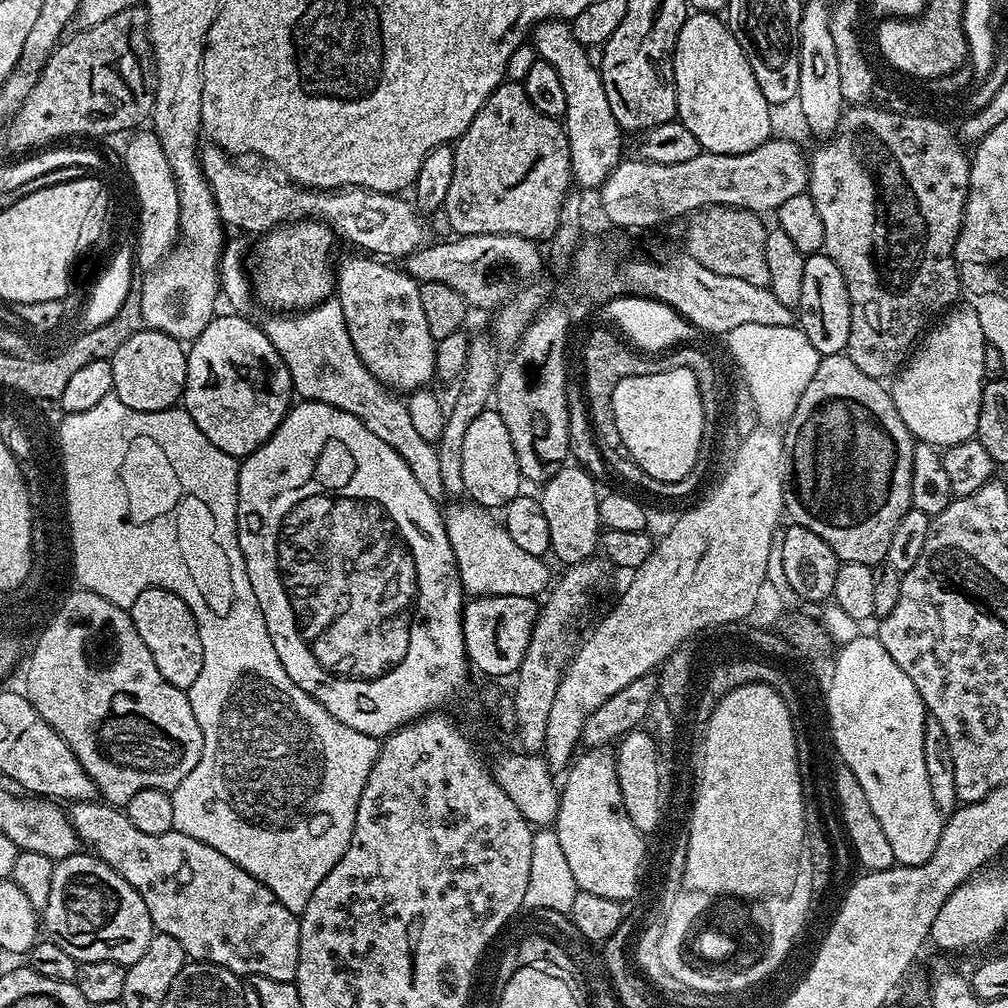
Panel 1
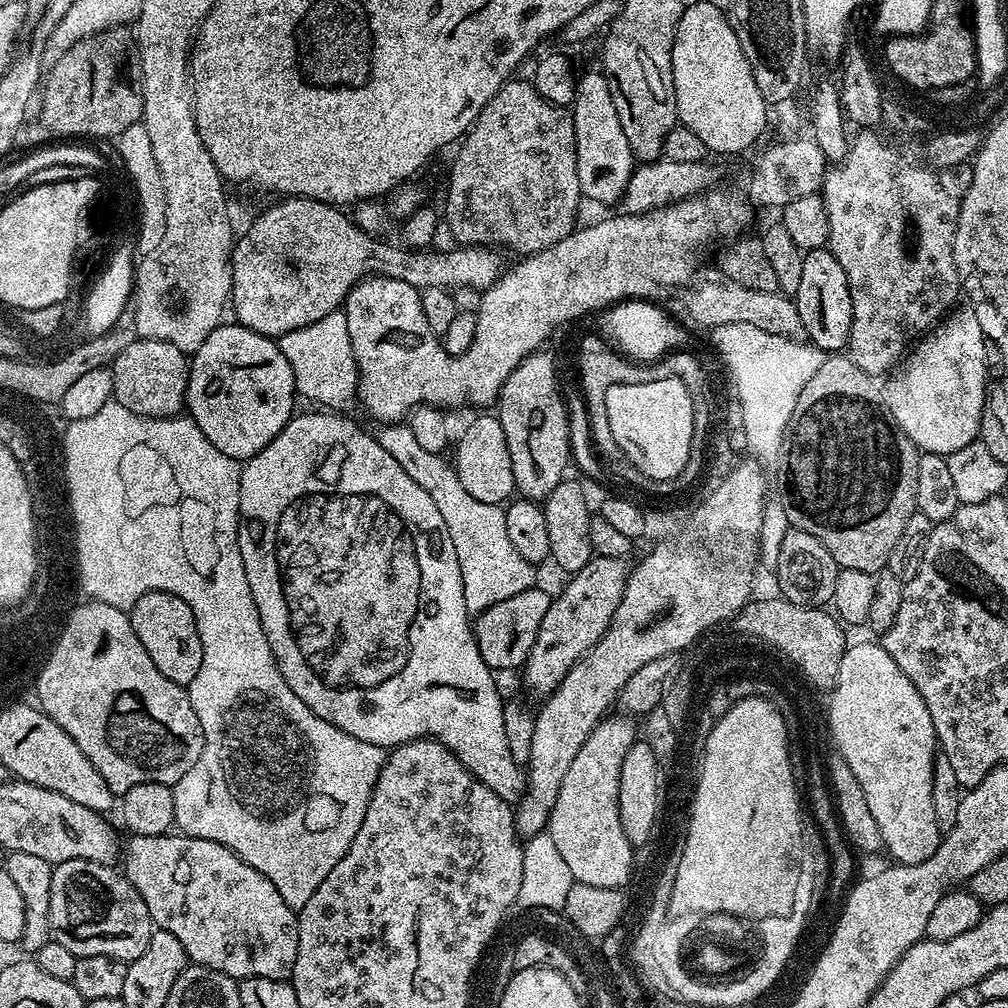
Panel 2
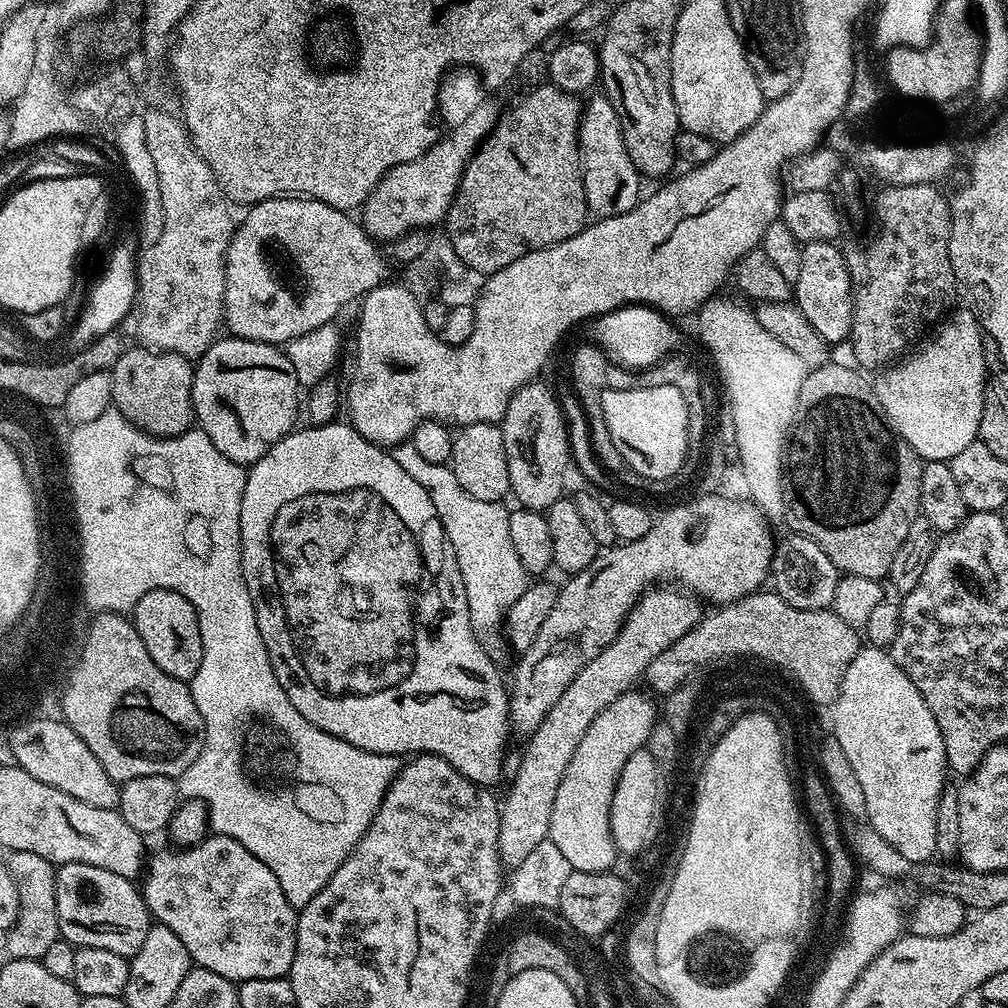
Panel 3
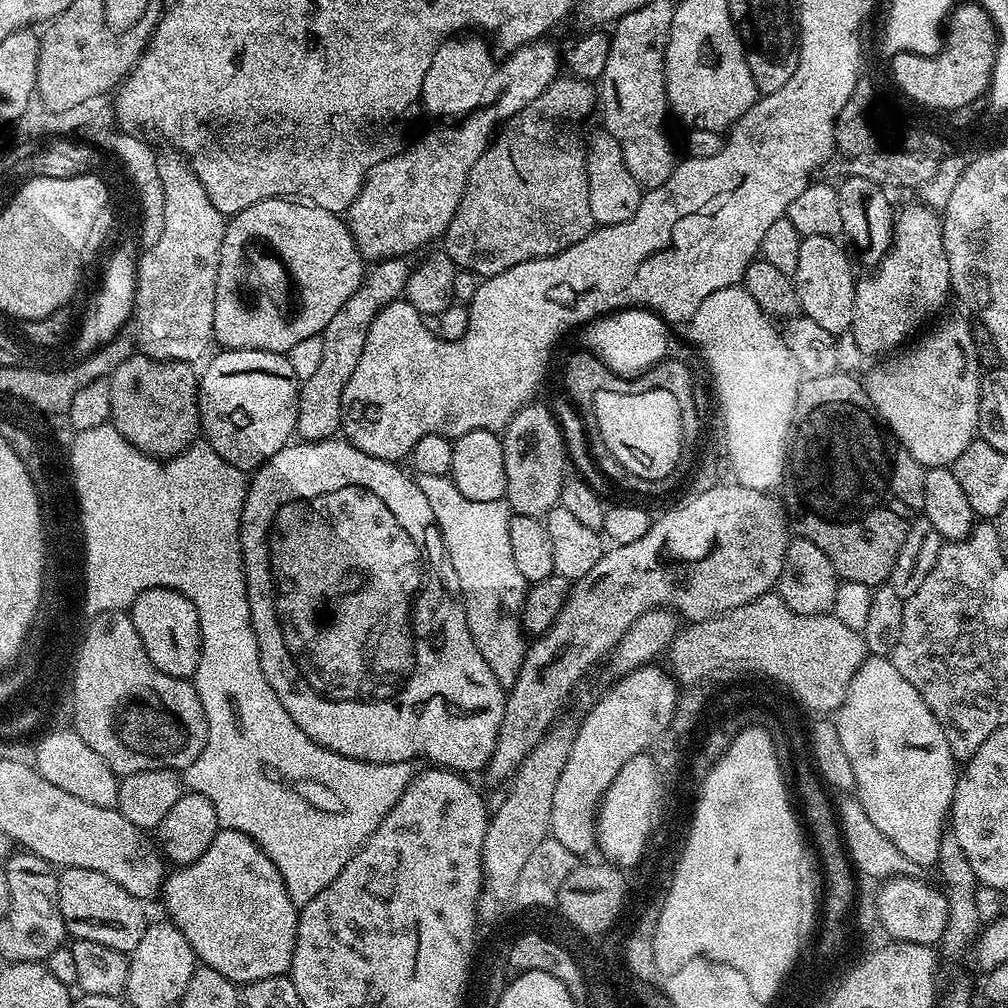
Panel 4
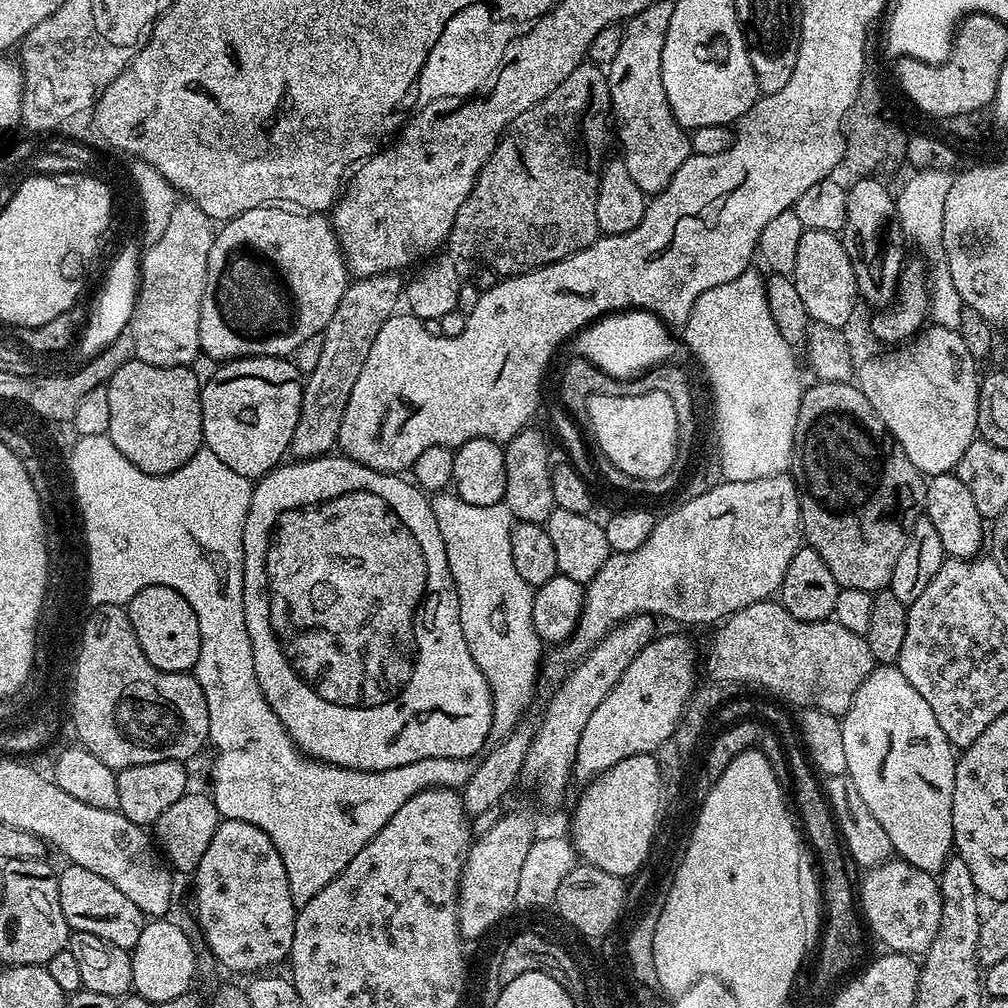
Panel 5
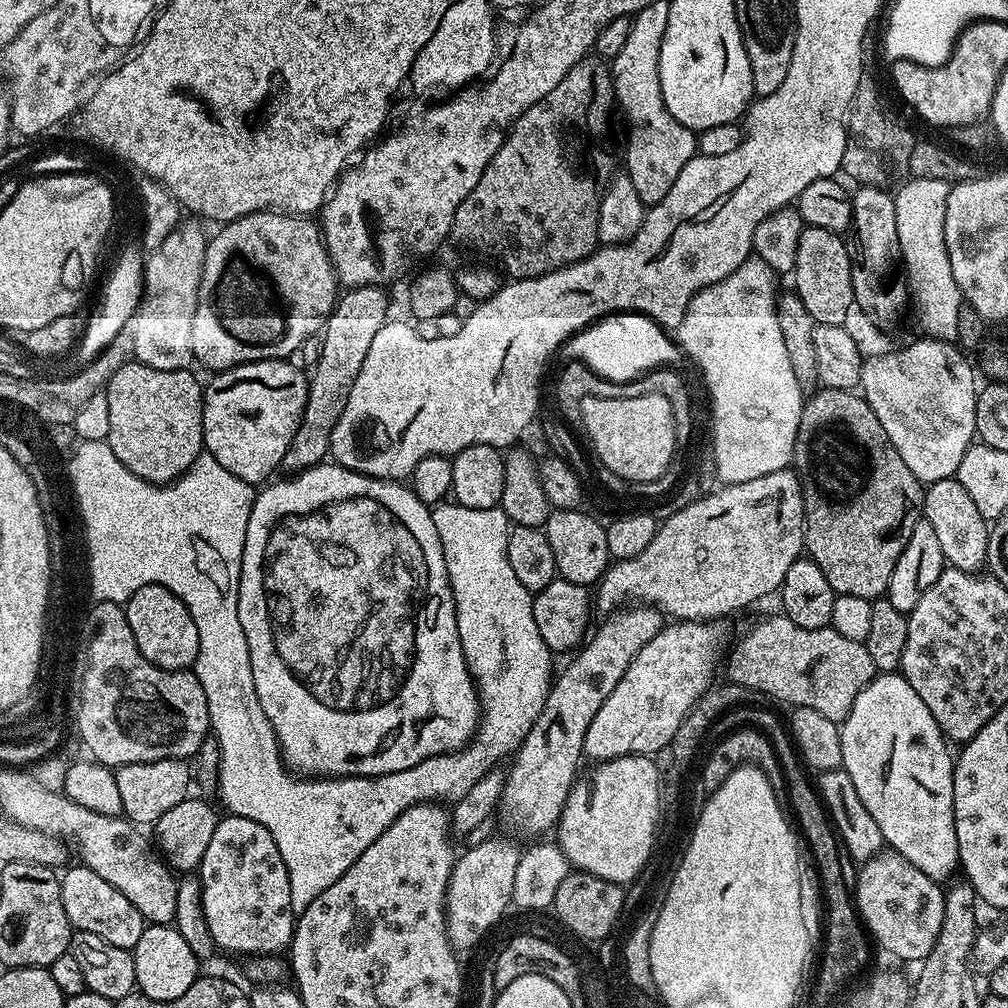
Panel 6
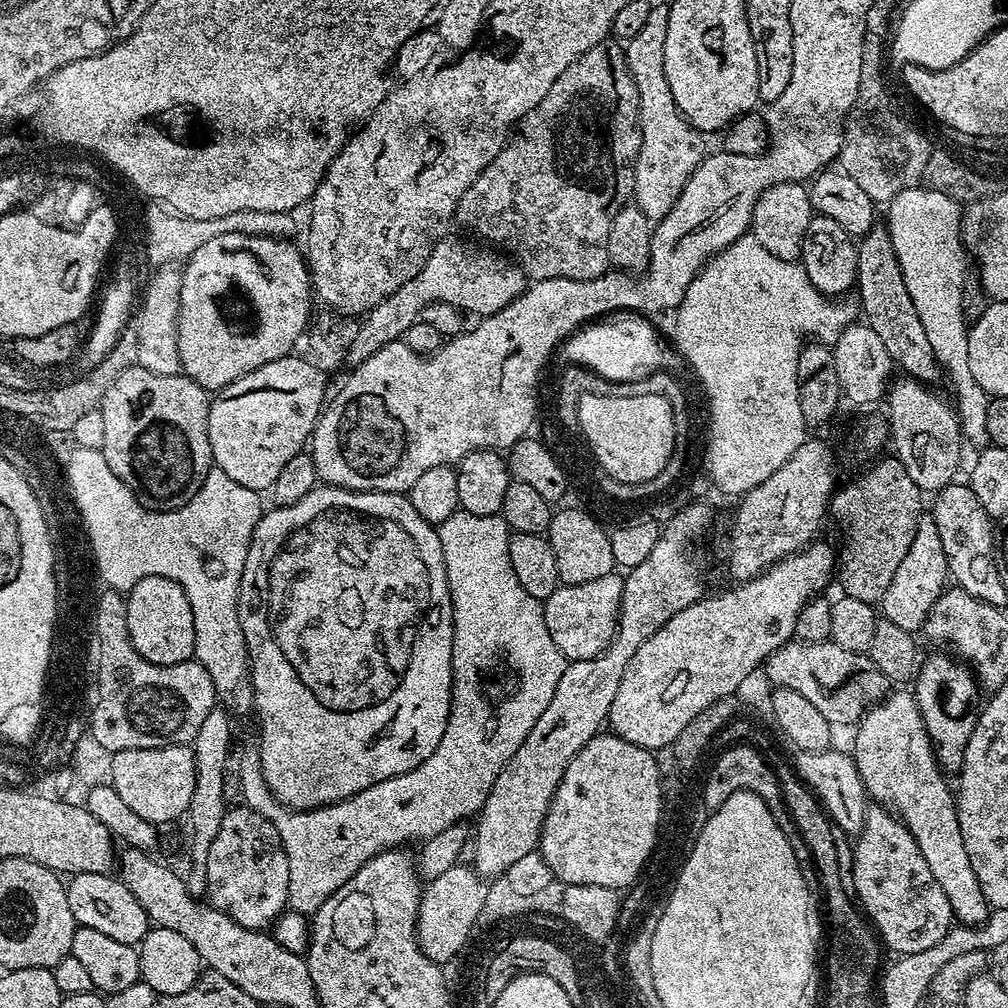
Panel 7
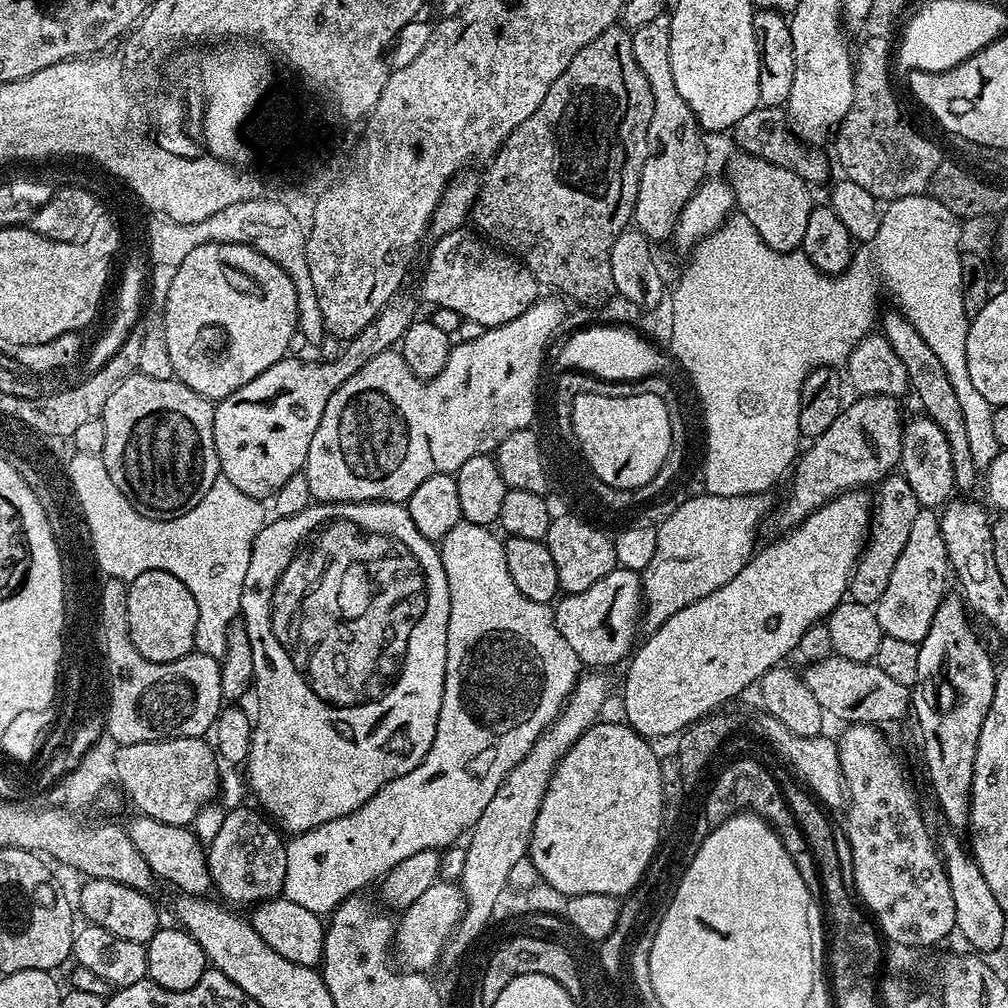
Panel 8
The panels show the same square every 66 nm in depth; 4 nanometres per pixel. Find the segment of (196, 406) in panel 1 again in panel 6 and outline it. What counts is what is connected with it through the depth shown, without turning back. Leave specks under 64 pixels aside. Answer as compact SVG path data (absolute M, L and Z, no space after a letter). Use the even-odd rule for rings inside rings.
M277 358L274 360L255 360L249 364L240 364L237 368L226 368L215 373L216 376L209 384L203 389L204 393L204 447L207 455L210 455L218 461L222 466L226 466L226 470L230 470L230 474L234 474L238 478L242 478L247 484L253 486L260 486L269 479L268 475L272 471L276 472L280 467L280 463L283 460L283 455L290 449L292 439L295 436L295 432L298 431L300 421L303 418L304 407L307 404L308 396L308 383L309 377L300 373L294 365L288 364L287 359Z

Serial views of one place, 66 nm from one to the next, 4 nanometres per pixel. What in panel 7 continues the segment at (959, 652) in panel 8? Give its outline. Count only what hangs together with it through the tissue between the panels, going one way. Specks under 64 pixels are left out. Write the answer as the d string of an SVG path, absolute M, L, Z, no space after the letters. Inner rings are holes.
M947 655L932 656L925 664L923 661L919 665L914 677L914 695L941 772L958 774L966 758L966 744L970 742L970 734L974 734L978 715L976 699L982 693L982 688L976 673L963 659Z

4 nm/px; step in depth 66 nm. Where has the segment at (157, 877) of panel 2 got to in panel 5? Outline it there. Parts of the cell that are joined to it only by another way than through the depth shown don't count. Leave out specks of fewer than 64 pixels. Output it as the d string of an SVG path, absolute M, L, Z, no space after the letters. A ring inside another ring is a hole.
M221 819L217 826L213 840L210 842L209 849L202 855L201 861L198 862L194 871L196 878L196 911L194 917L201 928L207 944L207 951L216 955L216 960L224 968L229 968L232 972L252 972L248 974L260 974L265 970L272 970L275 964L280 964L289 959L292 954L292 943L294 942L294 922L298 906L292 900L290 894L290 886L286 878L286 866L282 862L282 858L278 854L276 844L270 842L270 838L258 826L254 826L250 822L238 822L237 820Z

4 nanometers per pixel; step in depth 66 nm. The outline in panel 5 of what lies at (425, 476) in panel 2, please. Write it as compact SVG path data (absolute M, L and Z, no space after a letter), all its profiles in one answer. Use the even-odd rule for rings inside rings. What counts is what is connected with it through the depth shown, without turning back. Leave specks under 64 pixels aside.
M436 494L431 497L430 503L432 505L432 513L434 514L434 518L438 522L438 530L442 534L442 542L446 546L446 558L448 559L448 565L450 566L450 574L454 578L454 586L456 587L456 593L458 594L458 602L460 603L460 621L462 622L462 638L466 638L466 647L470 650L470 658L474 658L474 662L478 666L478 670L482 672L482 678L486 678L486 682L490 686L490 694L492 695L492 731L495 733L497 737L503 738L510 733L512 733L512 729L517 727L521 723L520 715L523 714L524 711L528 708L528 703L532 700L532 695L536 692L536 676L538 680L538 673L542 668L542 651L540 652L540 648L542 649L542 641L534 630L534 618L532 617L532 598L534 595L533 585L527 584L526 582L522 582L522 577L518 574L518 570L514 570L514 558L510 554L510 534L512 533L512 525L514 523L512 516L508 513L508 507L504 503L498 503L494 506L470 506L470 502L462 502L462 498L455 494L449 494L449 496L444 496L448 494Z

